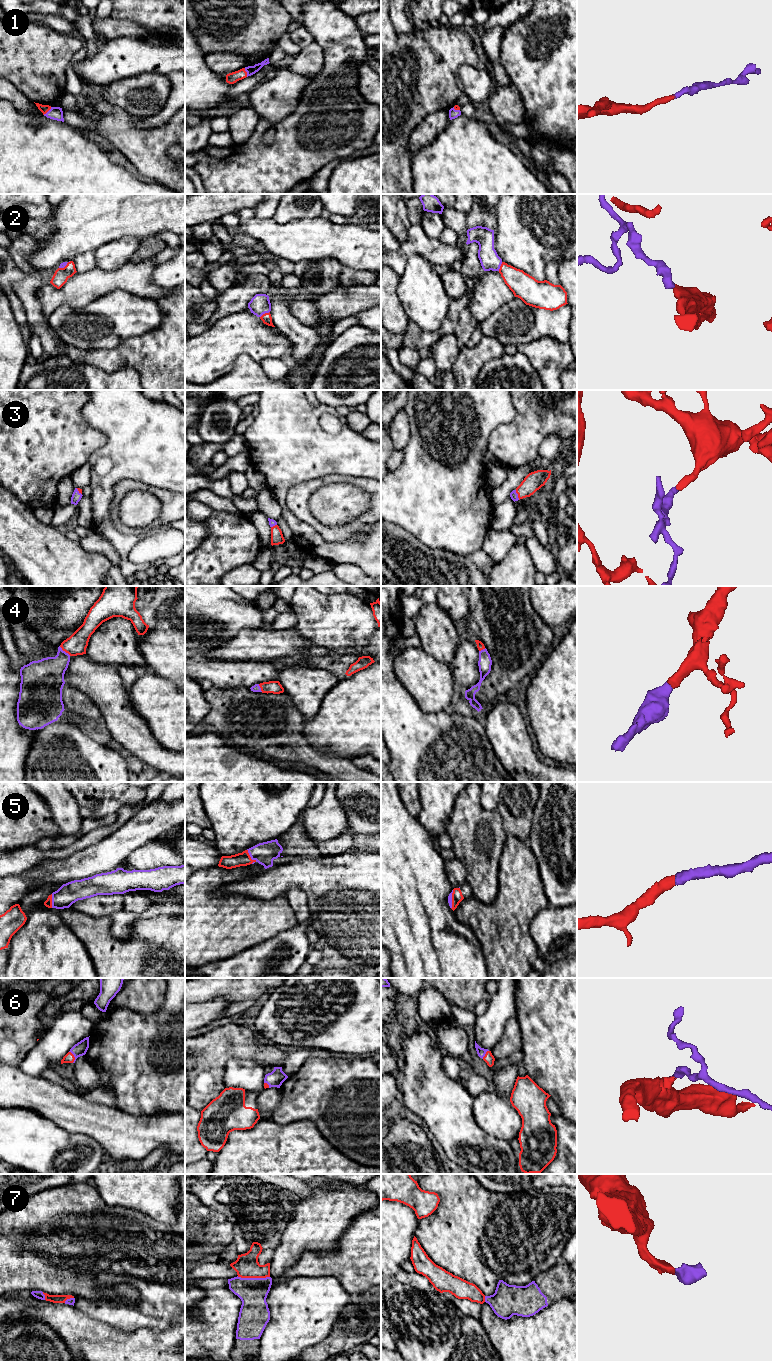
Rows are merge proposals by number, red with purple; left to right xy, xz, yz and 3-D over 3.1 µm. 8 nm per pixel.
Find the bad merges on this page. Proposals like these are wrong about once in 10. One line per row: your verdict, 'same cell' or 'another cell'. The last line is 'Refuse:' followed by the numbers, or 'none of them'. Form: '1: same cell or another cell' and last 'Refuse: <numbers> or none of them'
1: same cell
2: same cell
3: same cell
4: same cell
5: same cell
6: same cell
7: same cell
Refuse: none of them

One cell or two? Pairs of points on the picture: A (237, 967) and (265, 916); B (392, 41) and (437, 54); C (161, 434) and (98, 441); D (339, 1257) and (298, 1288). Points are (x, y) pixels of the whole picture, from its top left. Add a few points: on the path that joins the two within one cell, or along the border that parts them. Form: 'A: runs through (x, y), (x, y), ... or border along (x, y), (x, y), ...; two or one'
A: border along (269, 939), (247, 947), (226, 959); two
B: runs through (403, 52), (405, 54), (426, 54); one
C: border along (88, 424), (105, 438), (89, 457); two
D: border along (291, 1277), (333, 1276), (337, 1280); two

